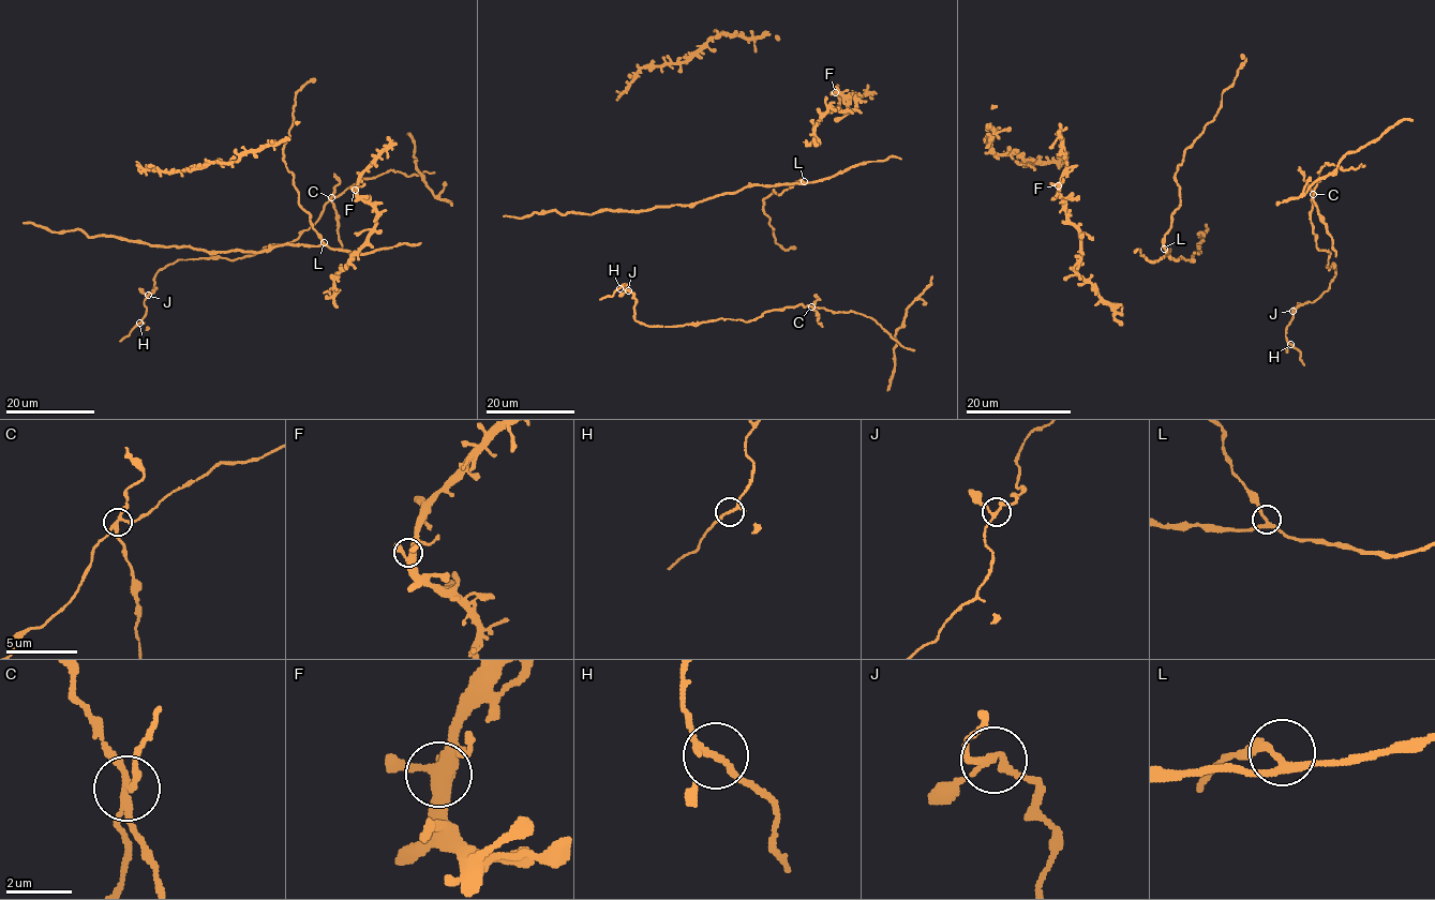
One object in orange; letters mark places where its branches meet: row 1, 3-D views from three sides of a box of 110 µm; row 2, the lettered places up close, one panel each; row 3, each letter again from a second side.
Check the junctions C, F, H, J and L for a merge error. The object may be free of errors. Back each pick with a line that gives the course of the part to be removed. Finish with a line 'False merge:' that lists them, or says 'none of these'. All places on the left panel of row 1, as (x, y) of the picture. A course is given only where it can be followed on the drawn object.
C: course (331, 197), (342, 250)
False merge: C

